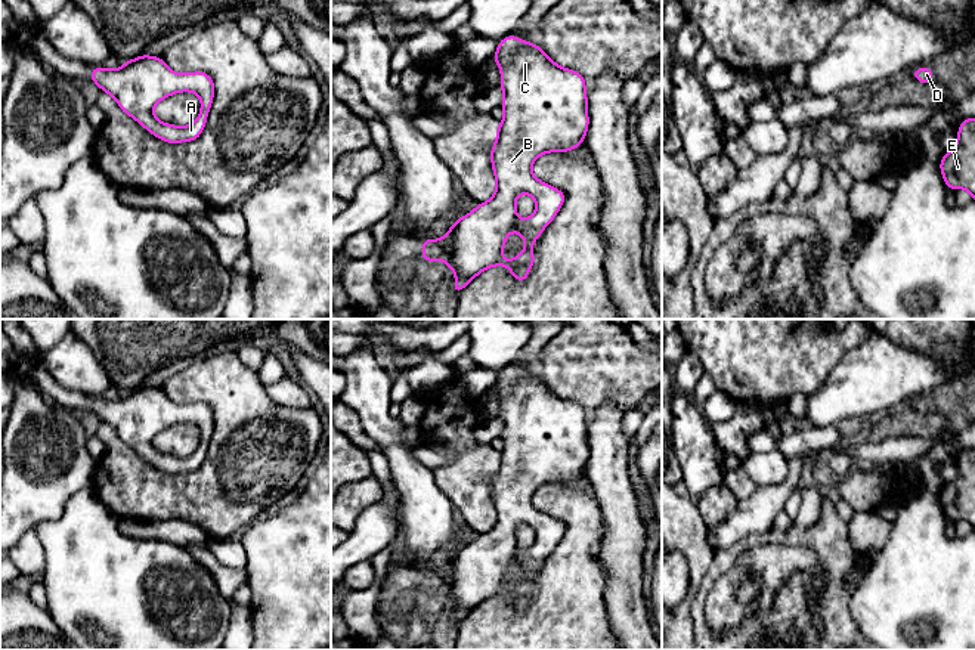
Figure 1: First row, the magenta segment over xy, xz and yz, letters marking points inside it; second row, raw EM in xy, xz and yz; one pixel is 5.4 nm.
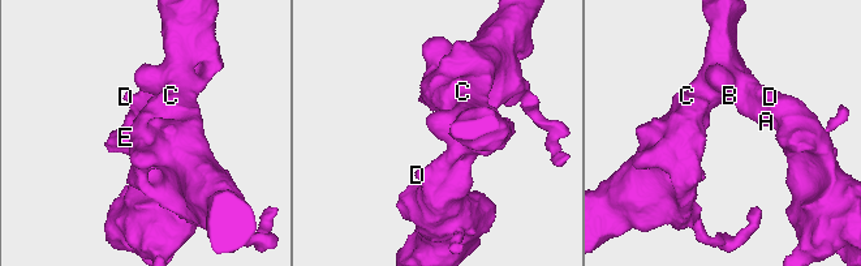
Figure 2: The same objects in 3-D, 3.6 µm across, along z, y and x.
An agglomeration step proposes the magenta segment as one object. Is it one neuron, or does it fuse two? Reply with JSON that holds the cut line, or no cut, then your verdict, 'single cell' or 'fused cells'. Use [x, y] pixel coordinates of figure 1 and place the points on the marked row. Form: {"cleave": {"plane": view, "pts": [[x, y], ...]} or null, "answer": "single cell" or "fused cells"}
{"cleave": null, "answer": "single cell"}

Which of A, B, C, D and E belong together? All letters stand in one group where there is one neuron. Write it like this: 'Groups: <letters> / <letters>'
Groups: A B C D E

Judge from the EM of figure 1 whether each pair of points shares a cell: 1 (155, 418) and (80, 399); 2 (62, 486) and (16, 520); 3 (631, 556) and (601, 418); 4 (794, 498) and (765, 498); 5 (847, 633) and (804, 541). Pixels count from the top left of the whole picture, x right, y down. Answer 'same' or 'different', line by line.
1: same
2: same
3: same
4: different
5: same

